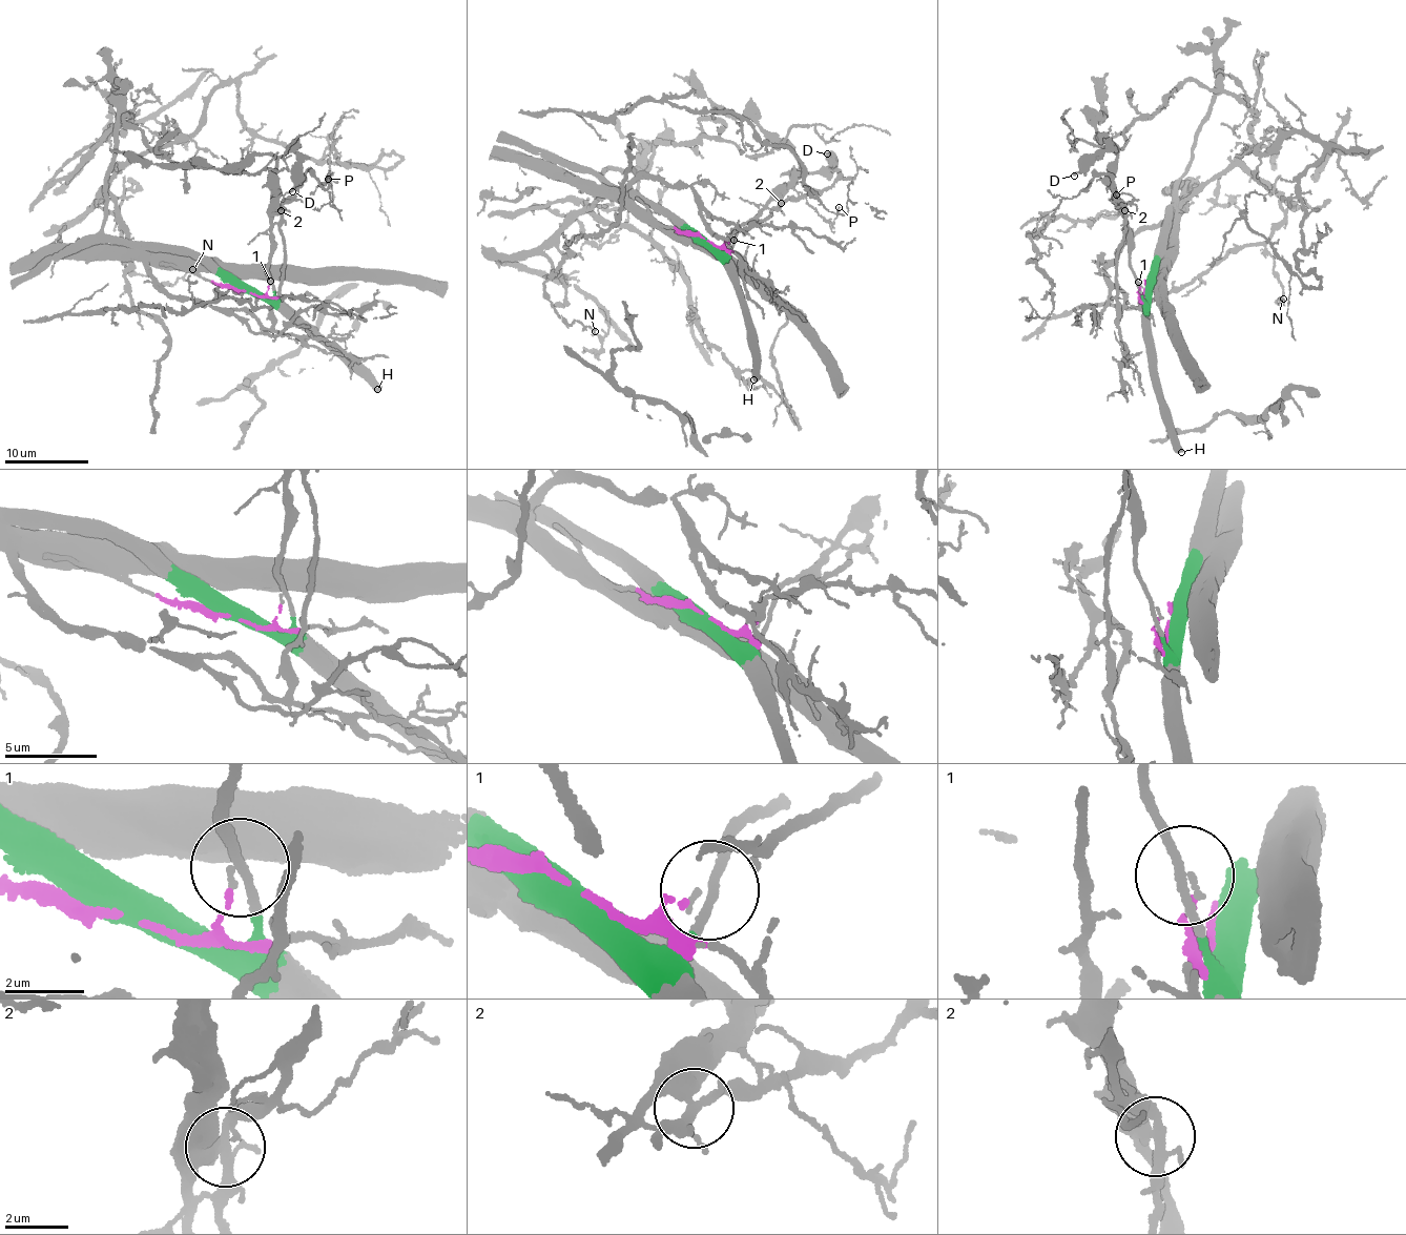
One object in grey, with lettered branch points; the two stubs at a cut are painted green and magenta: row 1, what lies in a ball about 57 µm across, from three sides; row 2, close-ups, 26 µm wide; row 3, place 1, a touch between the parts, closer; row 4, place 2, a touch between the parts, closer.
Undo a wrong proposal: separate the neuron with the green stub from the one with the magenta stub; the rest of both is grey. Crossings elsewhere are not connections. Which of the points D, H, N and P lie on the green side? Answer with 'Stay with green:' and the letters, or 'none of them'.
Stay with green: D, H

